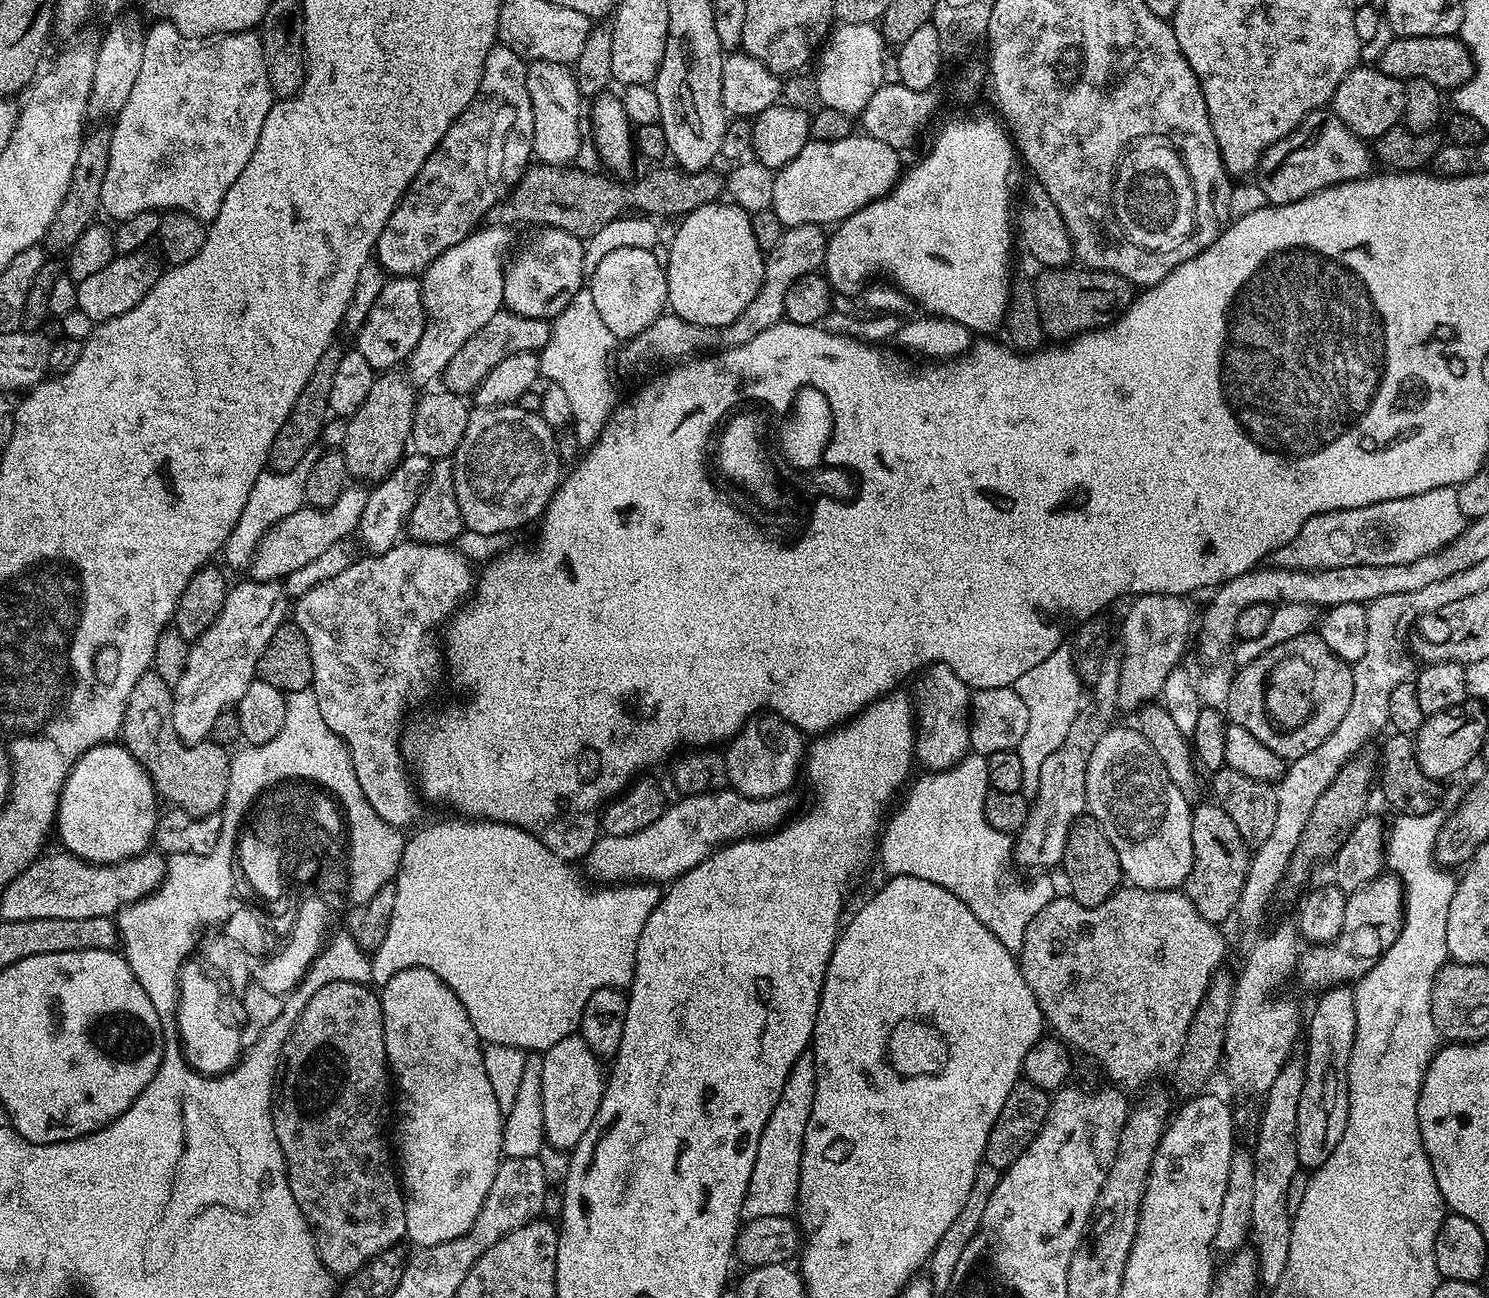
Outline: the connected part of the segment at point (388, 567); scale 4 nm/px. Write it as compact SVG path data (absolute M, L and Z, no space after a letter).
M397 542L380 556L365 555L365 560L357 559L337 577L306 591L295 601L294 623L310 646L311 691L318 698L318 710L322 710L326 726L342 738L366 802L370 802L374 814L378 814L382 822L408 830L420 816L422 797L400 751L400 737L406 727L404 715L411 704L426 699L439 686L440 675L443 672L445 675L441 649L432 648L432 631L436 627L439 629L471 597L474 568L455 547L404 543Z

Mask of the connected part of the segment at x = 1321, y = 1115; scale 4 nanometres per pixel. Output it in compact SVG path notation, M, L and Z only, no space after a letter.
M1348 986L1325 988L1319 993L1312 1017L1306 1020L1308 1056L1304 1066L1302 1098L1298 1102L1296 1145L1301 1169L1322 1167L1334 1154L1334 1146L1342 1142L1348 1121L1348 1063L1356 1033L1354 991Z

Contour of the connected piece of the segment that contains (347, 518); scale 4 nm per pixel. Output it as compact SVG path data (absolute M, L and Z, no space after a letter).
M345 487L338 502L334 502L329 508L321 510L300 506L297 512L289 511L287 514L281 515L256 546L256 554L250 561L251 579L283 581L286 576L294 573L294 570L299 570L307 563L314 562L330 546L334 546L340 541L347 541L350 537L348 535L351 532L353 535L360 525L362 510L366 510L369 493L367 487L352 487Z

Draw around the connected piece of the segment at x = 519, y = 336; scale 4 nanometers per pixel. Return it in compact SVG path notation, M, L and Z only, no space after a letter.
M507 310L498 311L494 314L494 318L490 318L490 322L486 322L486 326L482 326L482 330L478 330L478 334L466 338L466 342L454 354L454 358L450 358L442 377L443 387L449 392L467 397L476 391L479 384L490 374L490 370L498 362L502 362L510 355L523 352L540 353L551 334L552 326L549 321L538 318L522 318Z

